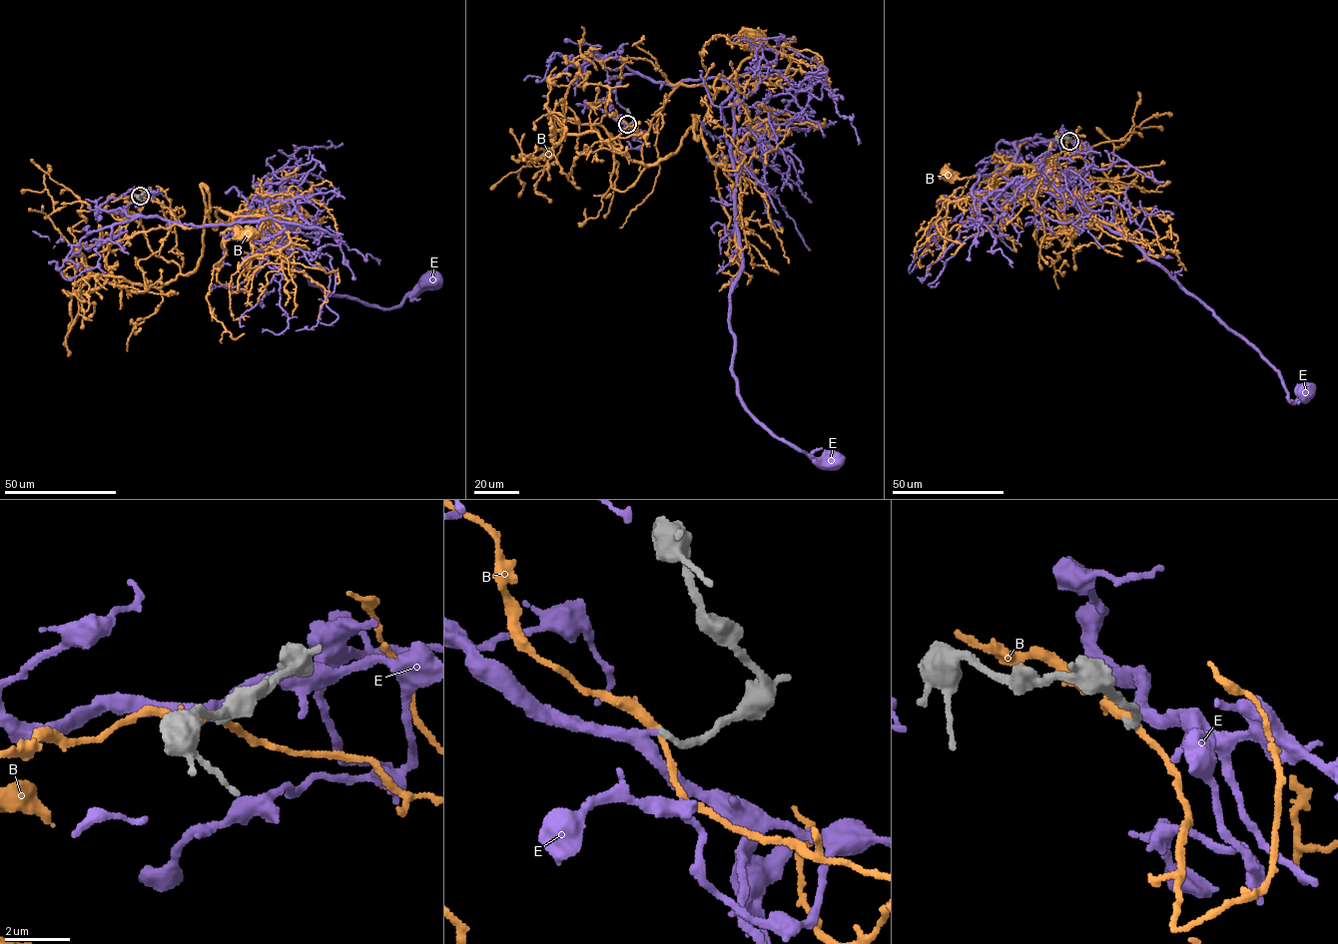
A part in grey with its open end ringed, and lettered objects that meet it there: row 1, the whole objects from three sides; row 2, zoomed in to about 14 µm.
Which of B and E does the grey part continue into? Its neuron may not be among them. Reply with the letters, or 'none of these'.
E

